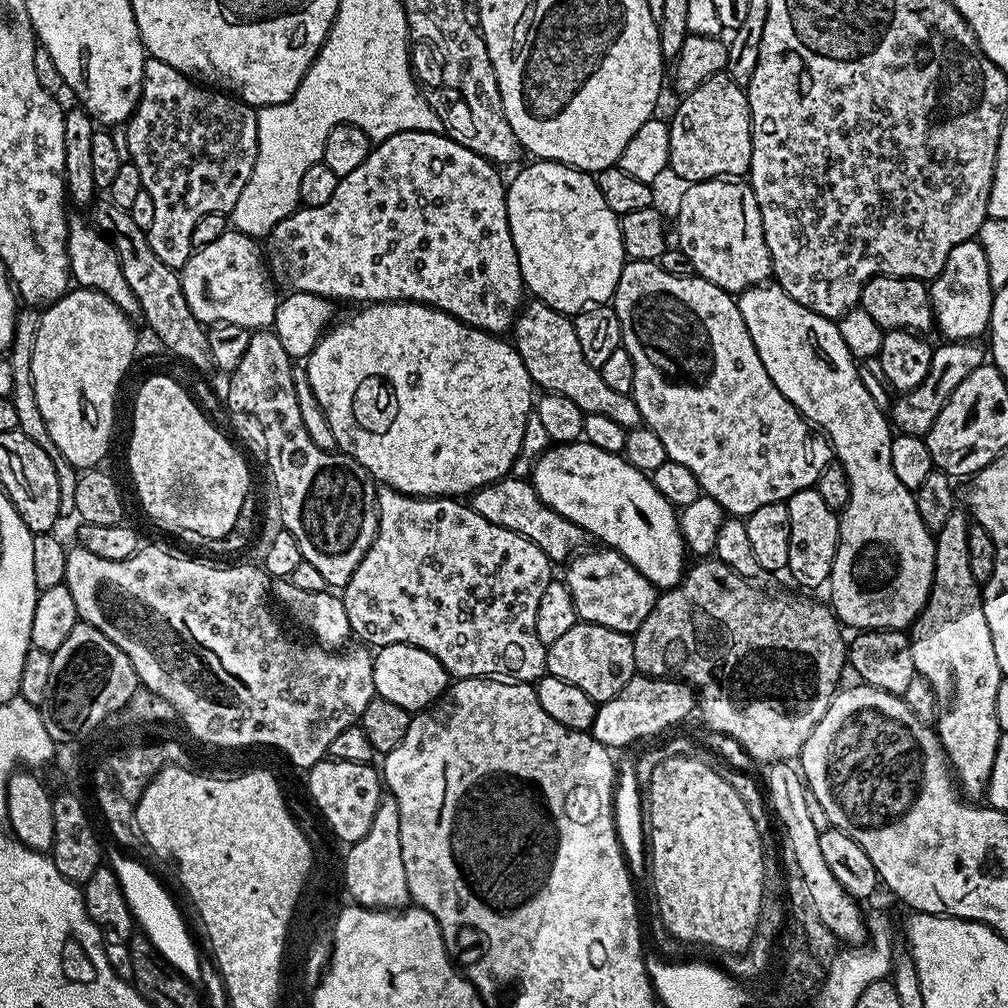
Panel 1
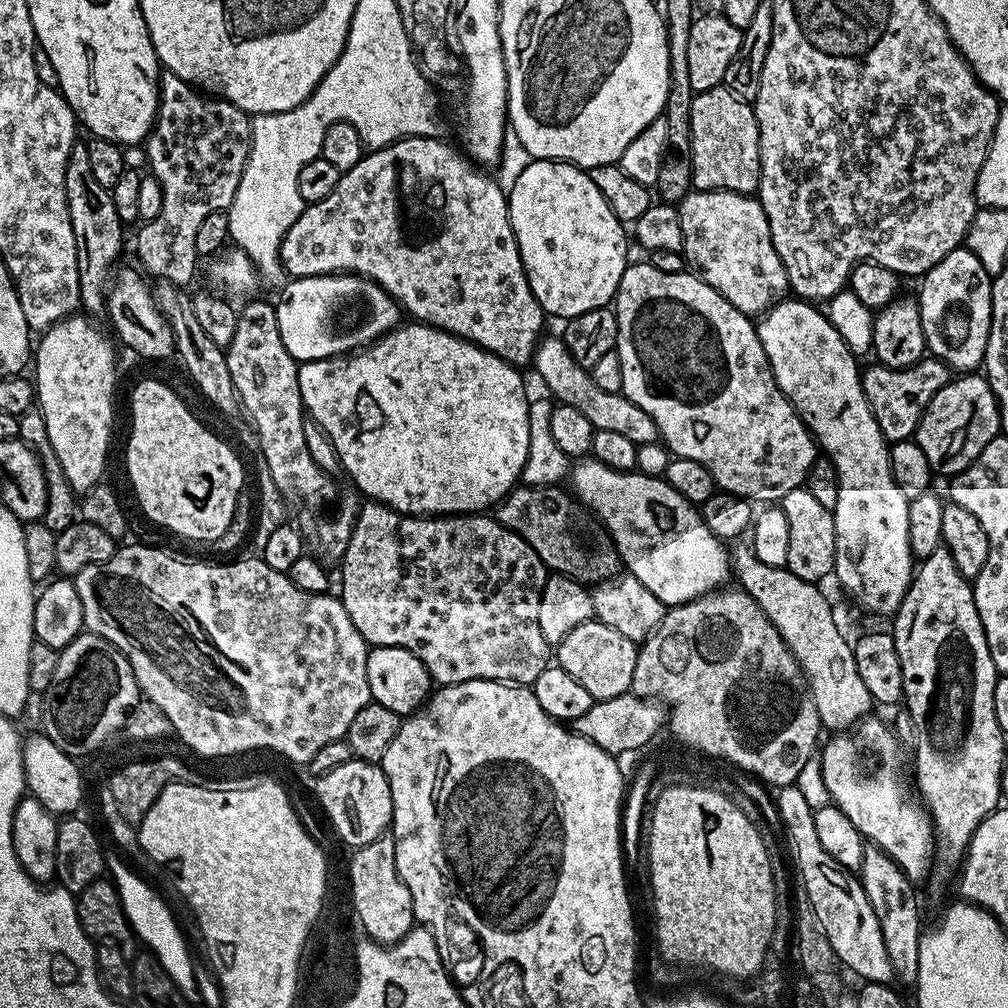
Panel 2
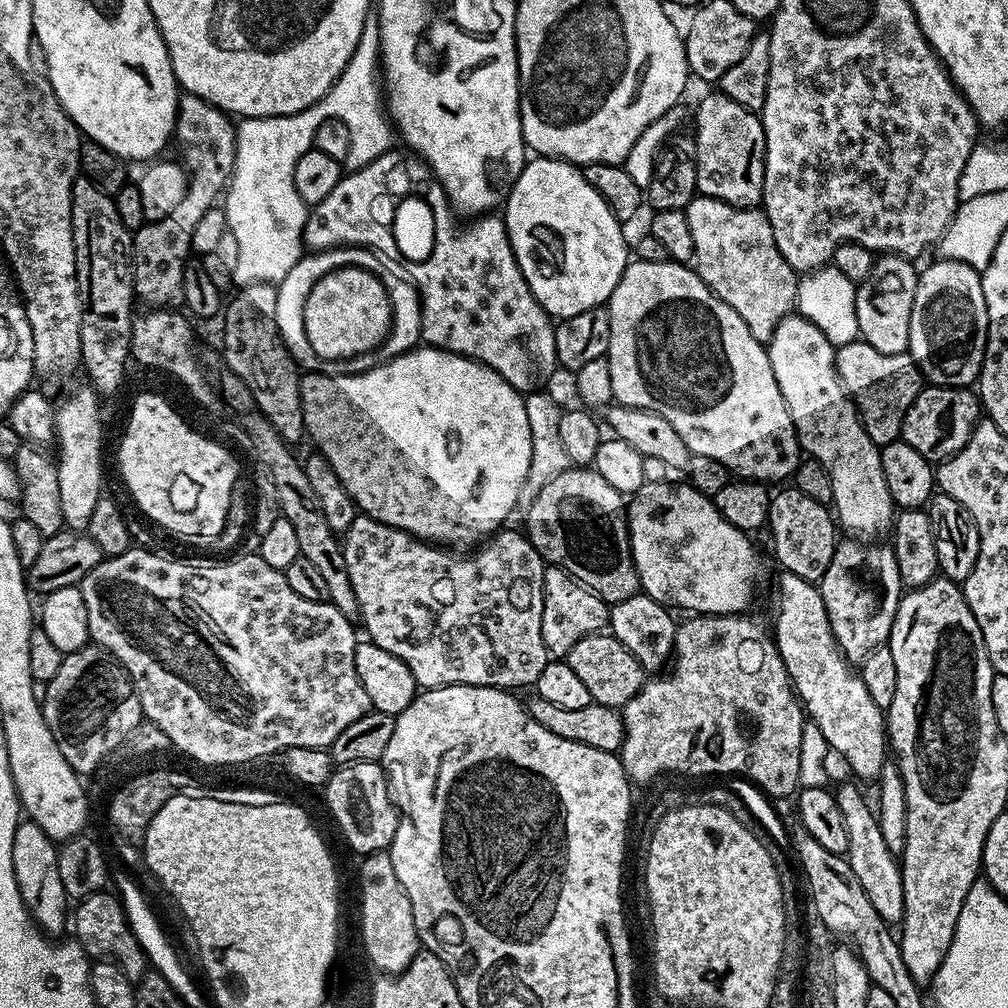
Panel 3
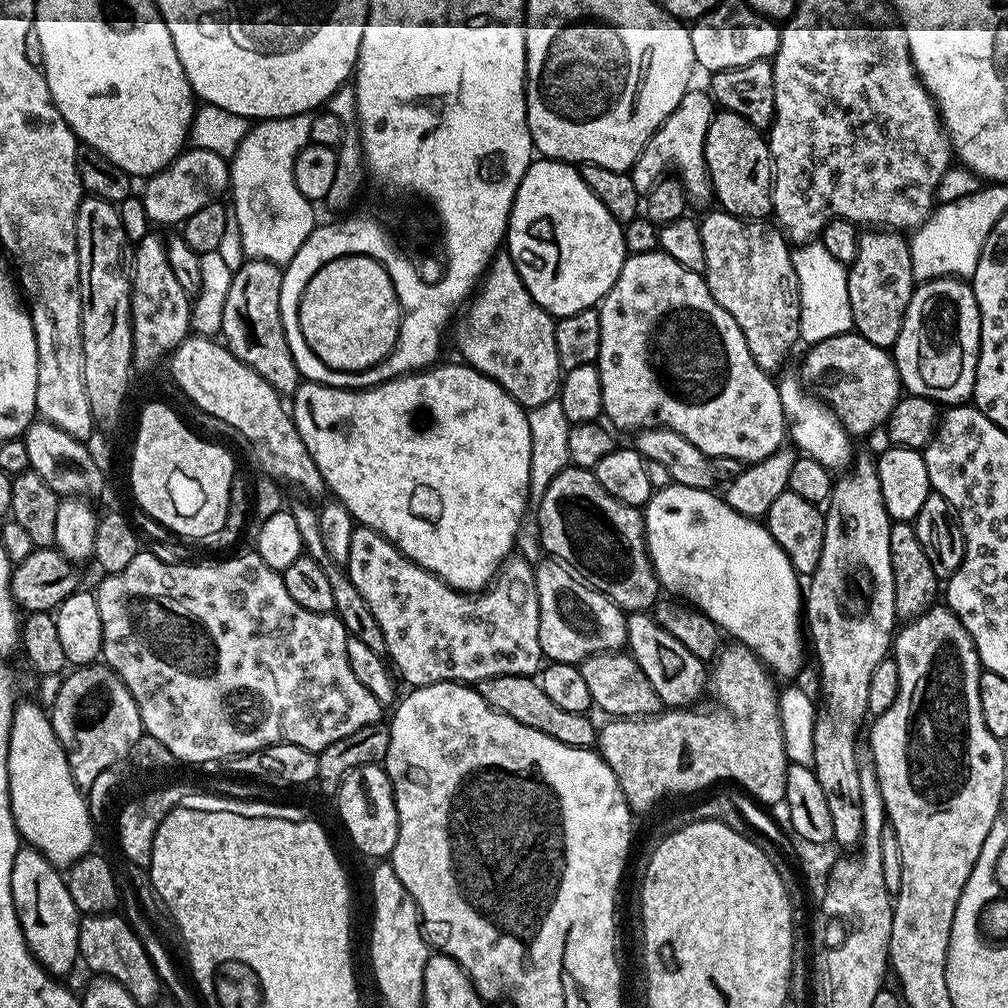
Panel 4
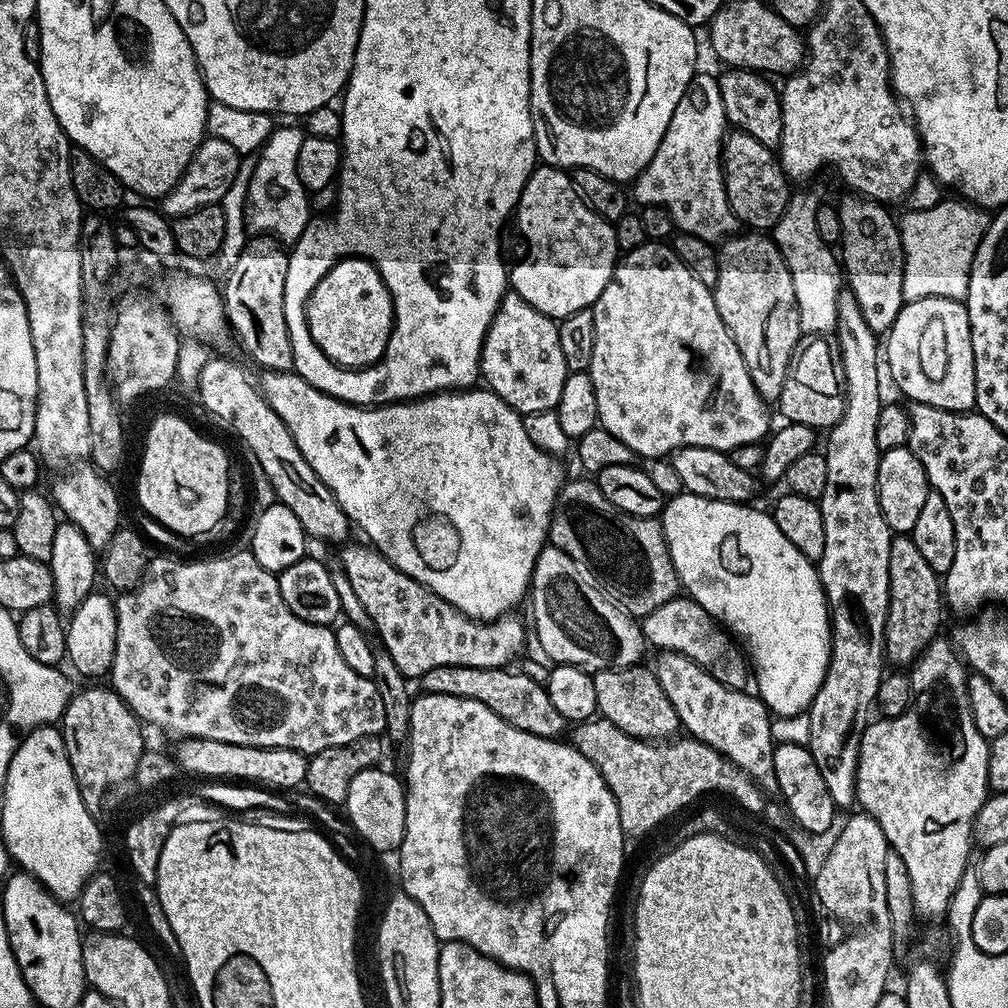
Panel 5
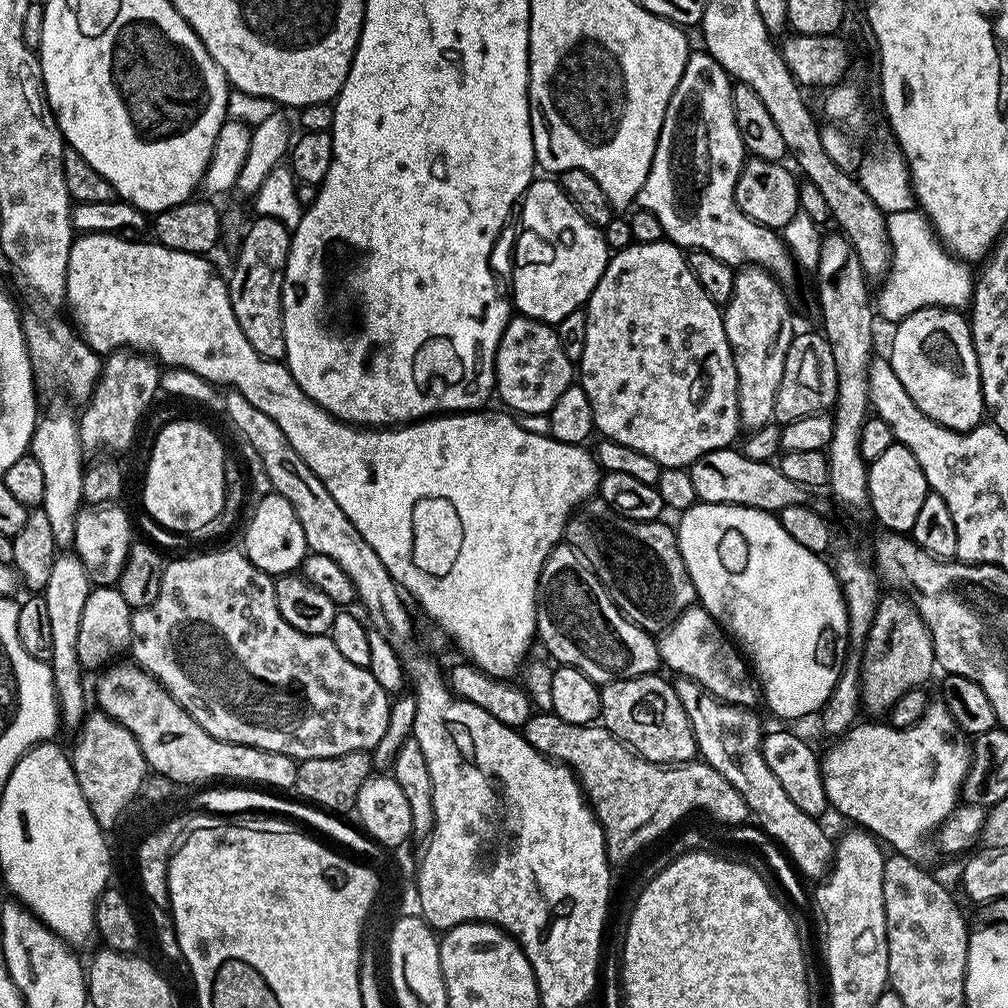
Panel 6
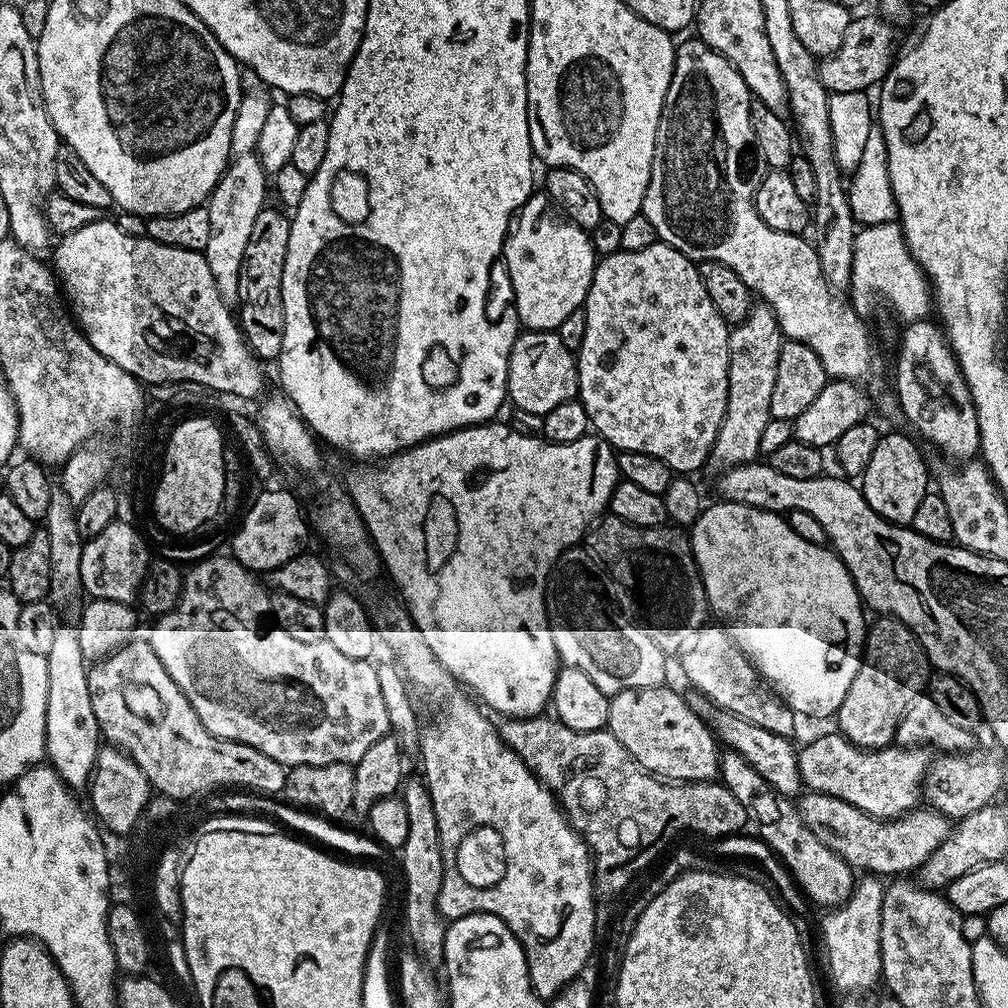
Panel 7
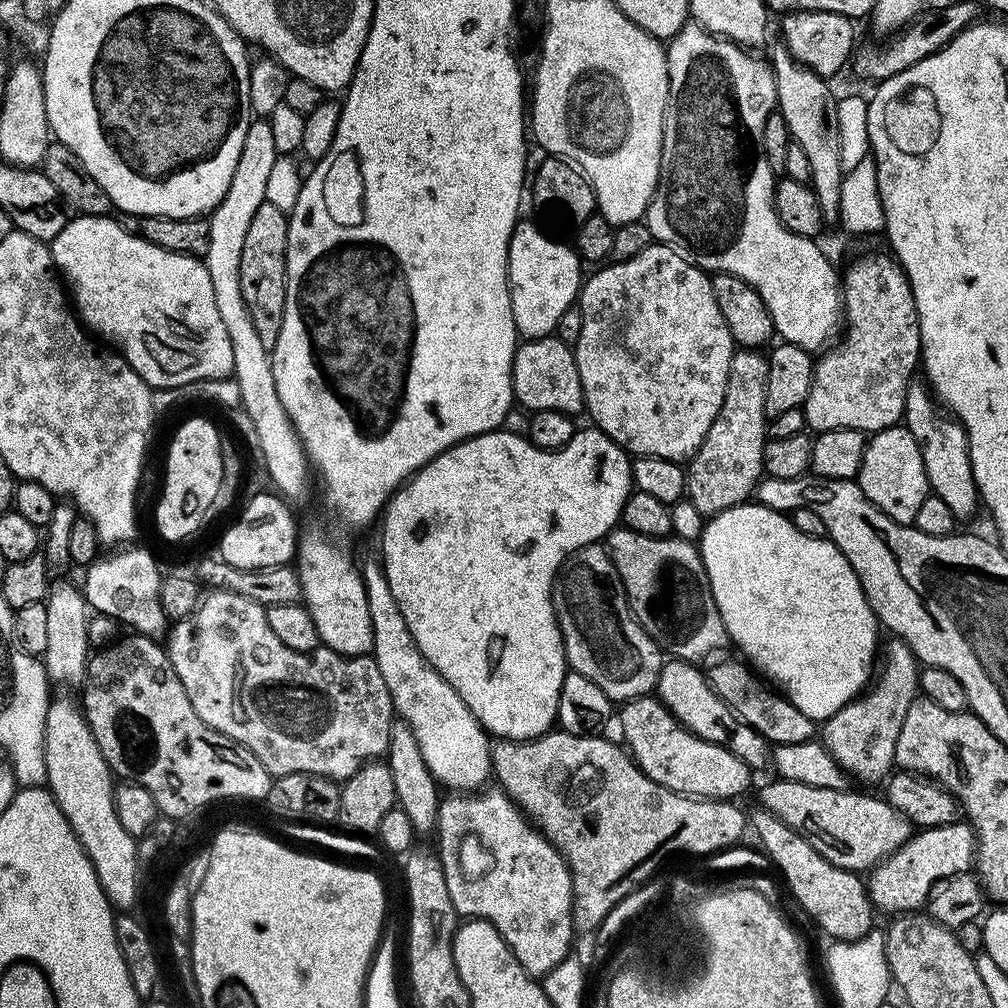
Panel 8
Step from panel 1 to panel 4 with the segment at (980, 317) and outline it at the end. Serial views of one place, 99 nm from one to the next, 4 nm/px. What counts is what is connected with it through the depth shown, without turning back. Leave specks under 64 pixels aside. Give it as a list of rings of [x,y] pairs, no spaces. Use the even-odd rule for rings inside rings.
[[[955,276],[917,283],[906,306],[902,330],[898,334],[896,345],[890,351],[896,359],[901,385],[911,395],[925,396],[927,400],[937,401],[944,406],[963,405],[972,395],[980,353],[980,315],[971,283]]]

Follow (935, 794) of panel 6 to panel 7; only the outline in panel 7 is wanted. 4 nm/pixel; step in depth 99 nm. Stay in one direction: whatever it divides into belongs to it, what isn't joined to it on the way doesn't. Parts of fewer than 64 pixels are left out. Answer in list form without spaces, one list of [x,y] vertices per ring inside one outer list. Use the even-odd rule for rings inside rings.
[[[831,731],[814,737],[804,749],[797,751],[800,781],[807,791],[842,798],[842,802],[850,802],[850,806],[858,806],[858,810],[879,820],[893,820],[921,803],[924,776],[930,765],[927,747],[889,746],[869,750],[851,744],[839,731]]]

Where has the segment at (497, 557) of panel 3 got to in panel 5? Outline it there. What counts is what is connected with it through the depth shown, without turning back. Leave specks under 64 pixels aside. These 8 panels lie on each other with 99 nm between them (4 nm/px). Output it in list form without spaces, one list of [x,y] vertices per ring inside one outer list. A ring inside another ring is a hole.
[[[364,544],[343,545],[340,552],[339,567],[344,569],[346,578],[350,578],[350,586],[354,586],[354,594],[358,594],[358,602],[366,606],[366,614],[370,614],[372,628],[380,635],[379,643],[394,658],[394,666],[405,678],[419,678],[436,666],[478,666],[479,668],[507,668],[512,659],[524,648],[524,624],[515,620],[515,615],[501,616],[498,620],[481,622],[472,620],[462,614],[450,602],[438,598],[426,586],[422,586],[414,578],[402,574],[383,554],[375,548]]]

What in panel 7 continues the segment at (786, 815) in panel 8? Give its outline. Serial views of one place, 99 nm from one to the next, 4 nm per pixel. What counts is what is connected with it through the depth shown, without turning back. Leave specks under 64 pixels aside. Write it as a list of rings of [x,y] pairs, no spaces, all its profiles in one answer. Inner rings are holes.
[[[805,791],[799,797],[798,811],[804,818],[804,825],[814,830],[814,834],[818,834],[818,838],[822,838],[822,842],[826,842],[826,846],[830,846],[830,850],[841,856],[852,869],[881,878],[915,873],[926,858],[946,842],[950,831],[948,817],[927,806],[917,806],[893,820],[879,820],[858,810],[858,806],[850,806],[850,802],[842,802],[842,798],[821,792]]]

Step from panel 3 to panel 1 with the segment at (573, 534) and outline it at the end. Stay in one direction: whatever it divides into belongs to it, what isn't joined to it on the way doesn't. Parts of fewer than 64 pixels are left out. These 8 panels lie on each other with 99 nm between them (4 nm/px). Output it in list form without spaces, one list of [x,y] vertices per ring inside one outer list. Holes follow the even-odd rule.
[[[509,474],[502,480],[495,480],[493,484],[487,484],[471,493],[470,506],[475,512],[482,514],[486,522],[494,522],[494,526],[514,530],[534,542],[534,546],[538,546],[538,550],[542,550],[542,554],[546,554],[553,562],[564,559],[567,561],[585,547],[583,544],[584,540],[586,541],[586,533],[574,522],[562,518],[562,514],[550,510],[550,506],[546,506],[542,498],[538,498],[535,486],[527,479]]]

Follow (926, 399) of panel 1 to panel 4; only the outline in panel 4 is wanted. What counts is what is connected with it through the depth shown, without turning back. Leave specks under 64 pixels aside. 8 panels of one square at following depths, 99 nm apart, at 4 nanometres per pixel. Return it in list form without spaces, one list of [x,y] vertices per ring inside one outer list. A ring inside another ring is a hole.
[[[853,330],[826,338],[811,345],[807,351],[800,364],[799,379],[836,413],[849,434],[859,438],[875,428],[883,429],[887,425],[902,395],[896,359],[889,349],[874,346],[874,342],[866,342],[866,338]]]

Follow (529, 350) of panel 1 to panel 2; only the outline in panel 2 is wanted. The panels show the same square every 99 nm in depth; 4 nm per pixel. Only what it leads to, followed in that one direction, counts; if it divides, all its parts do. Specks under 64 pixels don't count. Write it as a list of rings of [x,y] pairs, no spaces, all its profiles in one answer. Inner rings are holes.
[[[545,335],[537,344],[536,352],[533,356],[533,369],[542,378],[550,393],[559,403],[573,406],[574,410],[579,410],[581,414],[592,423],[597,432],[611,430],[613,434],[622,434],[630,438],[637,446],[642,444],[657,443],[658,433],[656,423],[634,402],[630,402],[623,394],[615,392],[606,394],[594,386],[594,378],[589,369],[578,366],[574,362],[568,347],[564,344],[559,335]]]

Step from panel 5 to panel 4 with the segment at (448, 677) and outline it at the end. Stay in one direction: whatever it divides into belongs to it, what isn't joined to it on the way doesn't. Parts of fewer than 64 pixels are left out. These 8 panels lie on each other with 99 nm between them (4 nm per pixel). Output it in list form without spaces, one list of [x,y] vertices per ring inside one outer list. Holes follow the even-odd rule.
[[[499,676],[481,680],[478,691],[494,710],[514,718],[514,722],[522,722],[522,726],[542,730],[542,734],[546,734],[558,742],[566,742],[566,746],[592,748],[597,743],[598,728],[595,723],[592,725],[591,715],[574,710],[562,710],[562,706],[557,706],[546,695],[546,690],[542,690],[539,679],[531,676]]]

